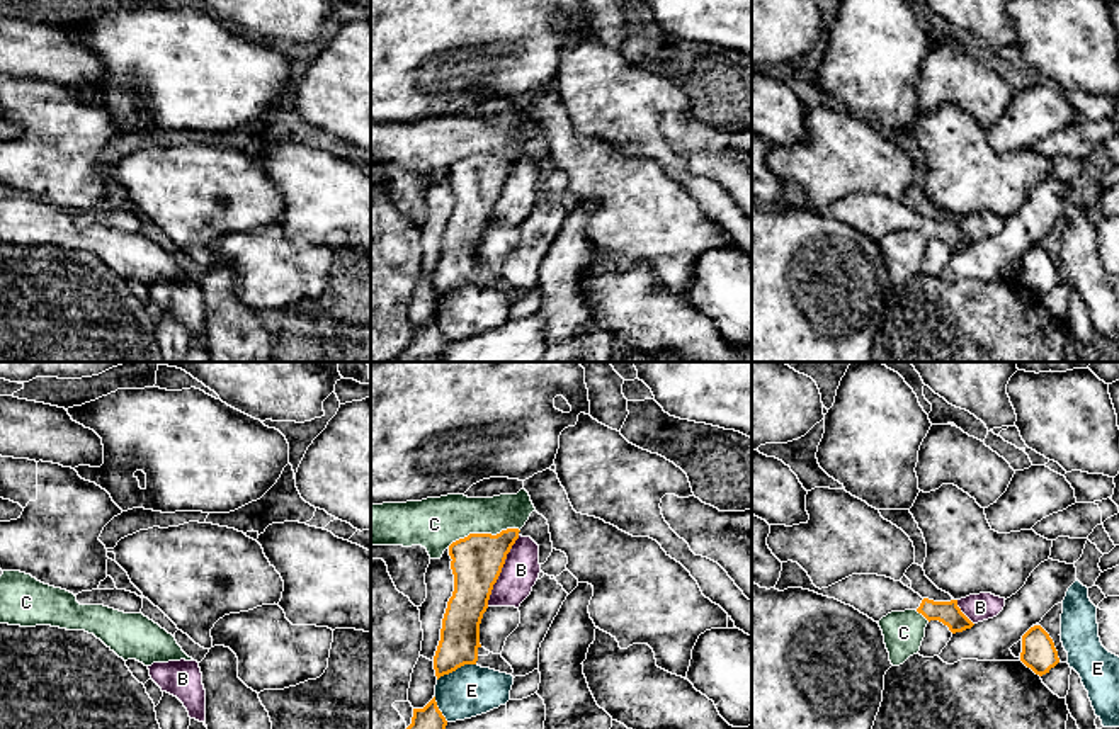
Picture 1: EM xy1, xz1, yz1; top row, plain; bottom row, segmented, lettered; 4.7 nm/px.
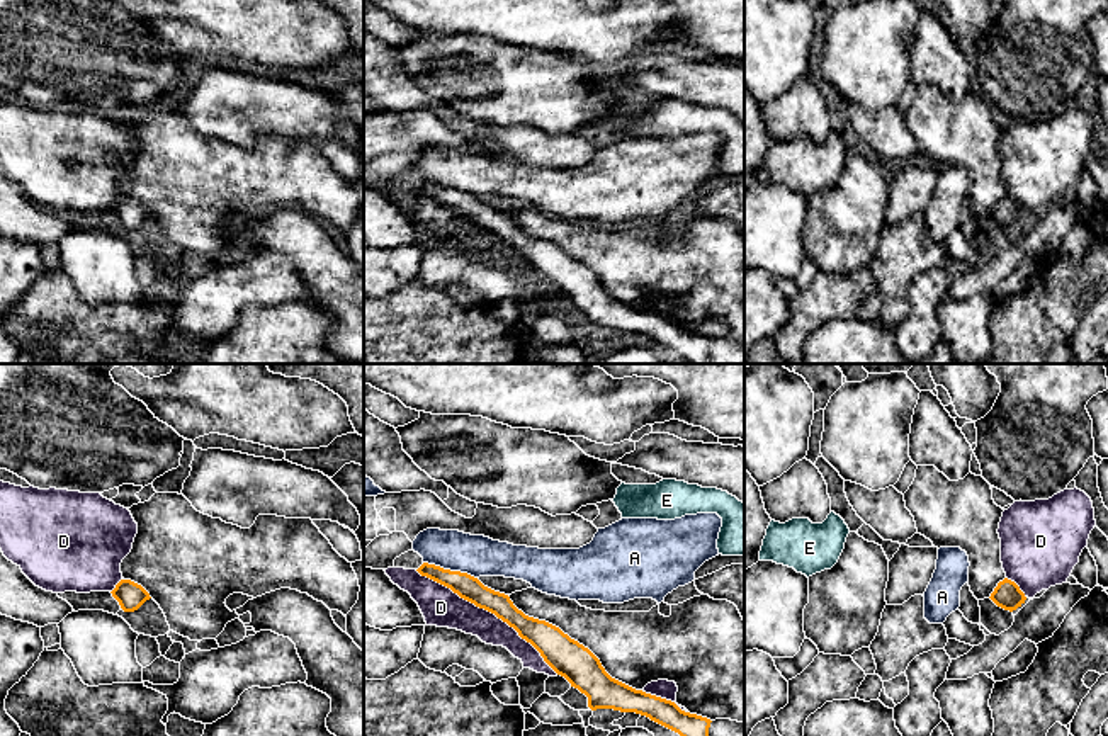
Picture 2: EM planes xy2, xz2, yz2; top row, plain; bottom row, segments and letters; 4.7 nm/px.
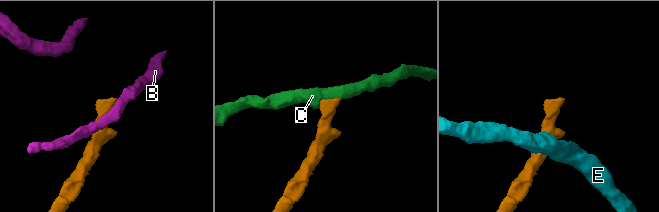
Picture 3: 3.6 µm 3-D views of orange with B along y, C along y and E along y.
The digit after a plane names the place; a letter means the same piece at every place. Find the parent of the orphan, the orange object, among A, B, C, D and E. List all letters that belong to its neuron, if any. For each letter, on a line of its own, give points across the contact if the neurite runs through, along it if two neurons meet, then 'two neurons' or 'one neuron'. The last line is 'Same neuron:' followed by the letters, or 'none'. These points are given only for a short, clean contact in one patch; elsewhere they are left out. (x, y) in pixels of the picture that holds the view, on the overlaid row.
A: two neurons
B: two neurons
C: border along xz1 (519, 529), (502, 529), (495, 534), (468, 534), (448, 546); two neurons
D: two neurons
E: border along xz1 (475, 663), (465, 663), (437, 680); two neurons
Same neuron: none

